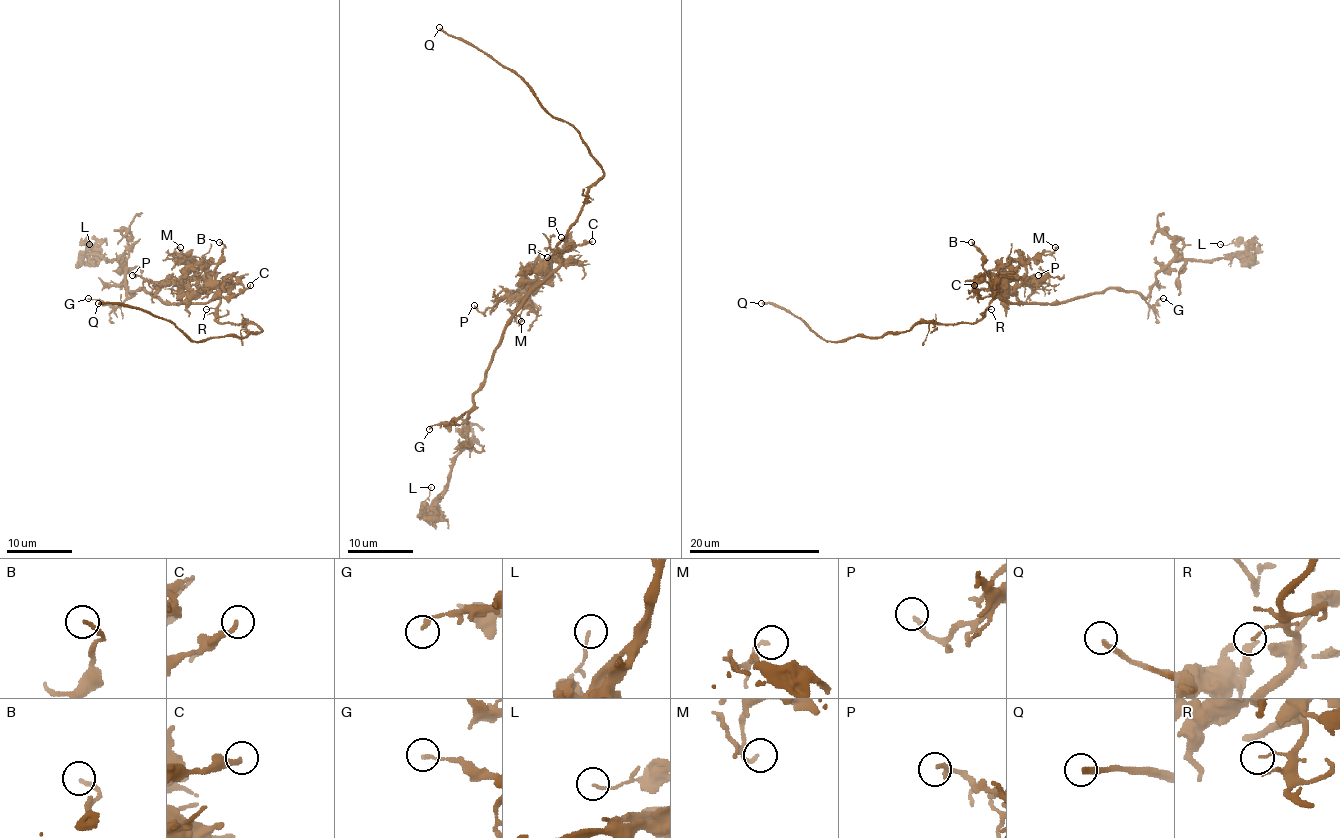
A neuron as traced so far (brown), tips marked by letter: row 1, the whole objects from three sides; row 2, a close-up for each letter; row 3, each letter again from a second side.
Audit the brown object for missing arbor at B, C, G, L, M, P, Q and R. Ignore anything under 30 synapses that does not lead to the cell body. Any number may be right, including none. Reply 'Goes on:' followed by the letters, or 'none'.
Goes on: Q

